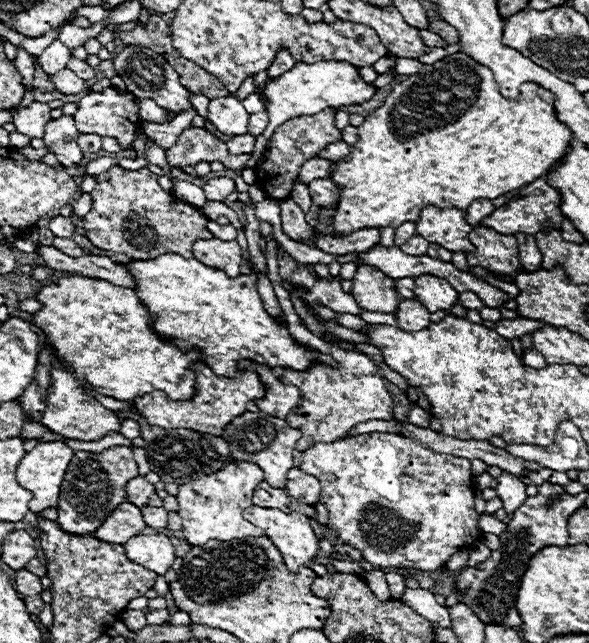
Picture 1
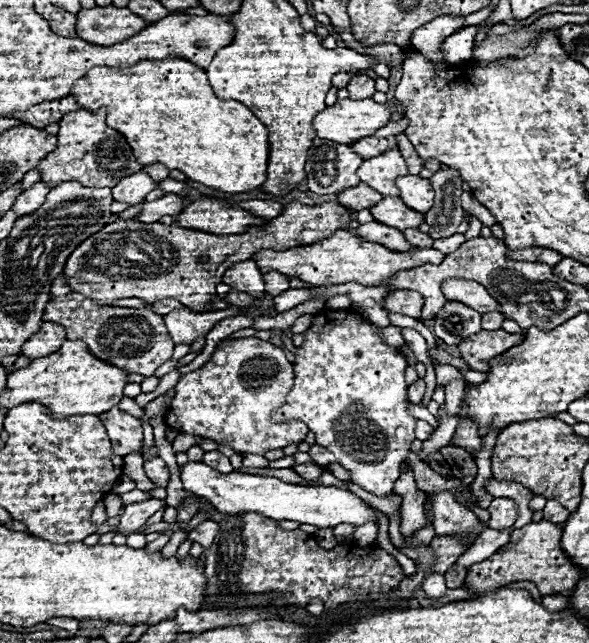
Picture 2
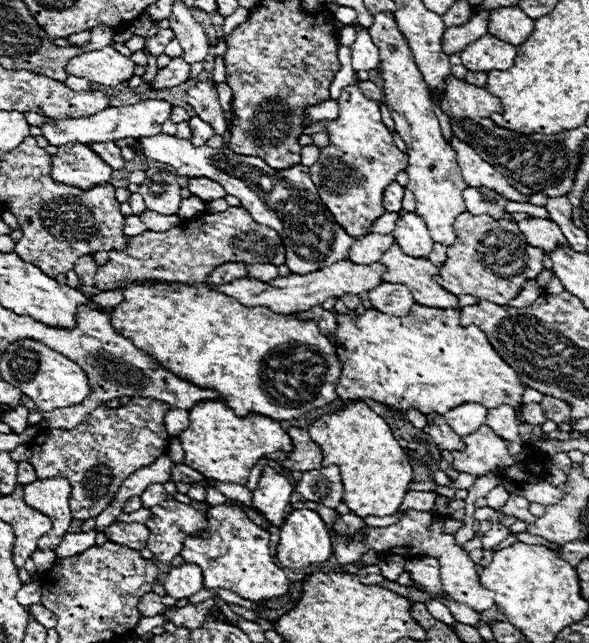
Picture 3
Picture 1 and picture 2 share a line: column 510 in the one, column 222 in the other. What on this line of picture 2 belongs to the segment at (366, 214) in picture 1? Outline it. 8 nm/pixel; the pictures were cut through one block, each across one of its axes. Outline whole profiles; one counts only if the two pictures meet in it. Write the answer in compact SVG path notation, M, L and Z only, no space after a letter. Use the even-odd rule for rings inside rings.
M182 58L140 60L140 64L128 68L98 66L86 72L86 76L78 80L78 84L74 84L70 94L76 98L78 110L98 112L104 106L106 124L126 136L128 144L134 150L136 160L142 166L160 162L170 170L184 172L186 178L194 182L230 194L260 188L266 180L268 130L244 104L234 100L220 100L208 84L206 70L188 60Z

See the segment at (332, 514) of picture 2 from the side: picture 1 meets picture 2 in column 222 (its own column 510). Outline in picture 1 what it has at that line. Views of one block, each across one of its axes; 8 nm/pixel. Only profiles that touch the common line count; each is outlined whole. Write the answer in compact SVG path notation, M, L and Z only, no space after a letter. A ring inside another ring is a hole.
M502 472L498 476L498 486L496 486L496 494L502 500L502 508L512 514L524 500L526 500L526 484L512 476L510 472Z

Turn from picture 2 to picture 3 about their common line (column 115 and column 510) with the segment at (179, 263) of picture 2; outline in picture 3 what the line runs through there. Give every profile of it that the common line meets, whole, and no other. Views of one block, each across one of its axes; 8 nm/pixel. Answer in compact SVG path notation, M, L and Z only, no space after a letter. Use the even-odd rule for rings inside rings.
M462 212L456 216L454 232L456 242L448 246L448 258L444 266L440 266L440 274L434 276L434 280L454 296L472 294L480 300L506 306L520 294L528 280L534 280L544 270L544 250L530 246L512 220L494 220L490 216Z

